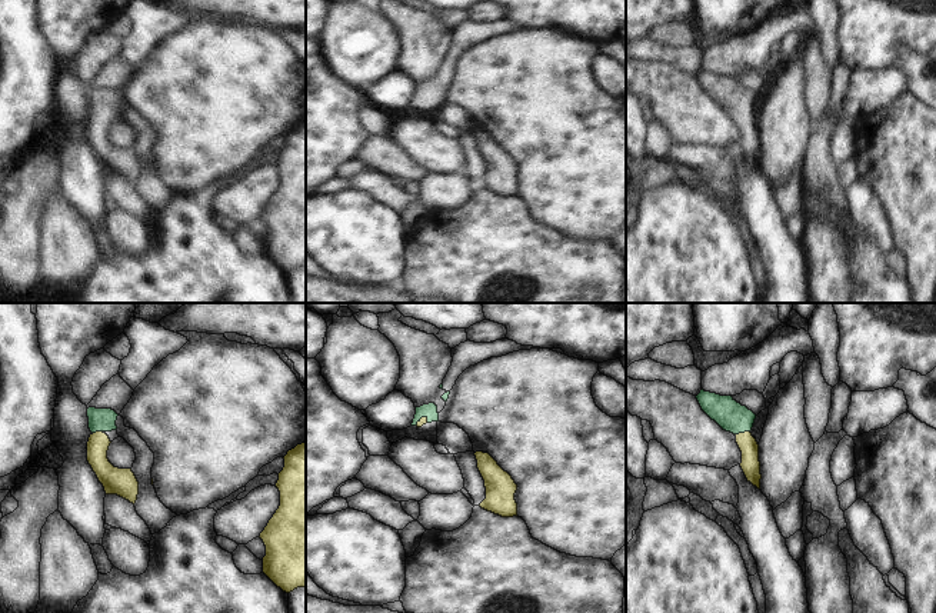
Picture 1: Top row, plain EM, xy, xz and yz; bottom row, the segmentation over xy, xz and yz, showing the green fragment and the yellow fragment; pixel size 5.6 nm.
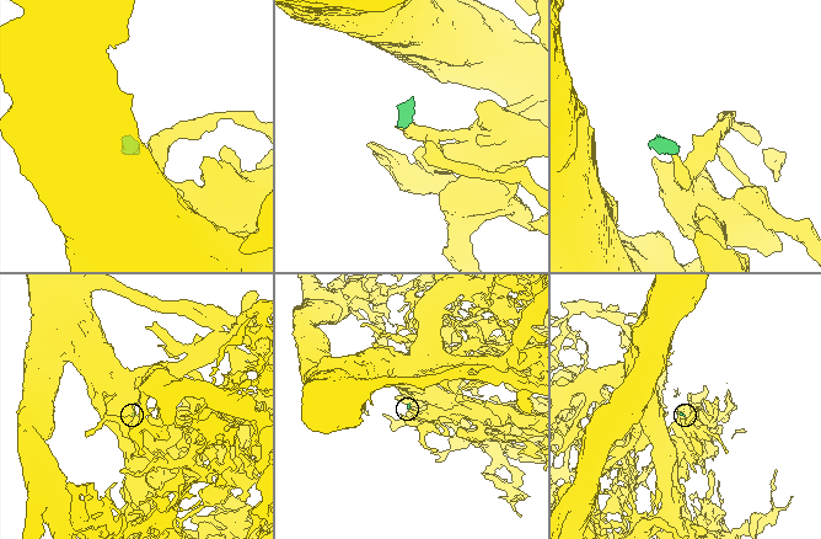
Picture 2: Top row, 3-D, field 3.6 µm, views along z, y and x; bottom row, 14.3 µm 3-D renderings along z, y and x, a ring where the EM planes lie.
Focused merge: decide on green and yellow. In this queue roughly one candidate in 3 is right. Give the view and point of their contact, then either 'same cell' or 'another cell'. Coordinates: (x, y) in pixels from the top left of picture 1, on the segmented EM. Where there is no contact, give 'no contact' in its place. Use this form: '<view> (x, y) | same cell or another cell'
yz (742, 432) | same cell

